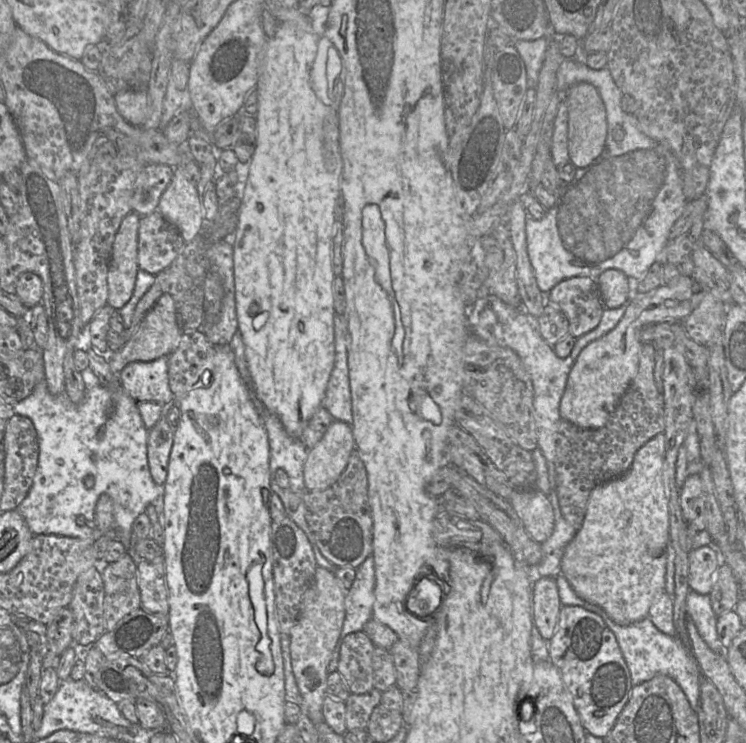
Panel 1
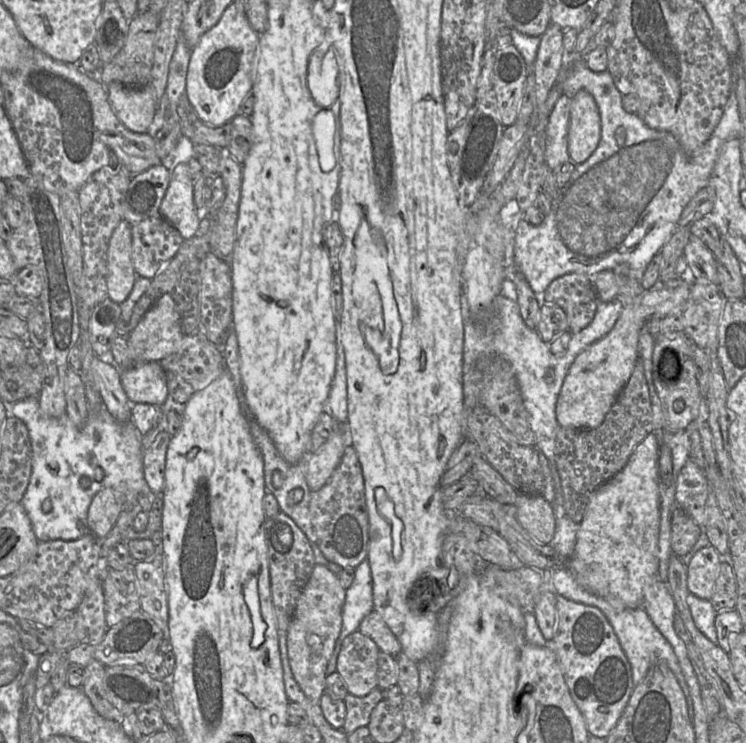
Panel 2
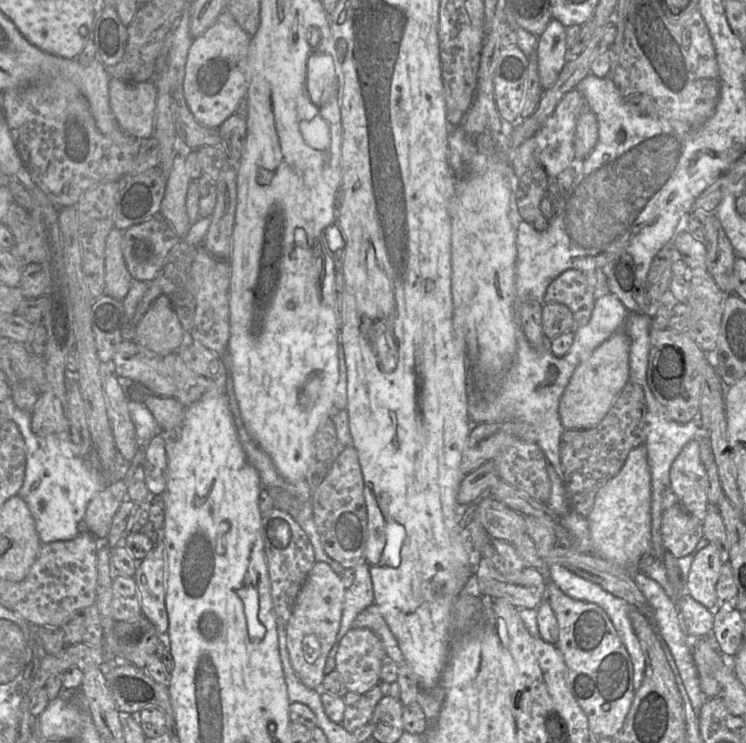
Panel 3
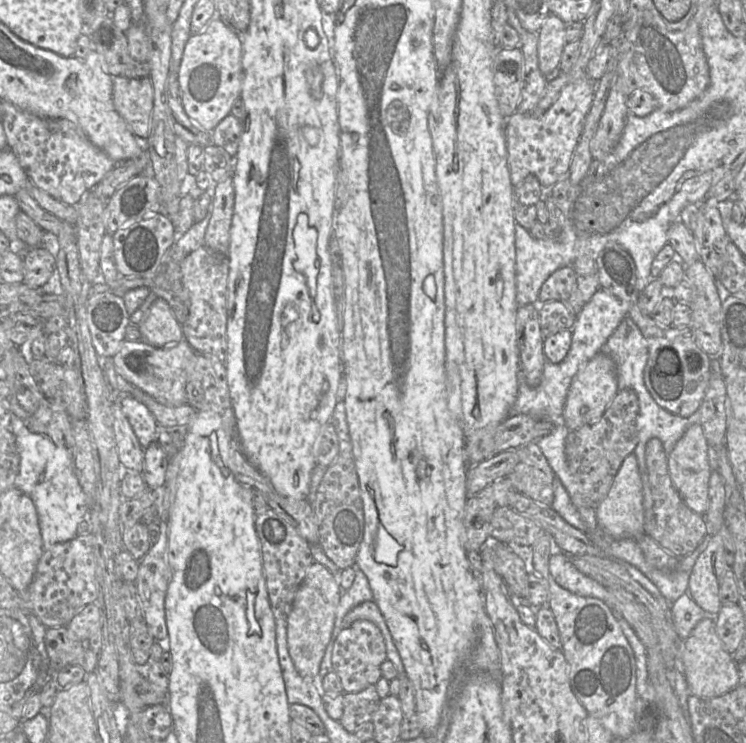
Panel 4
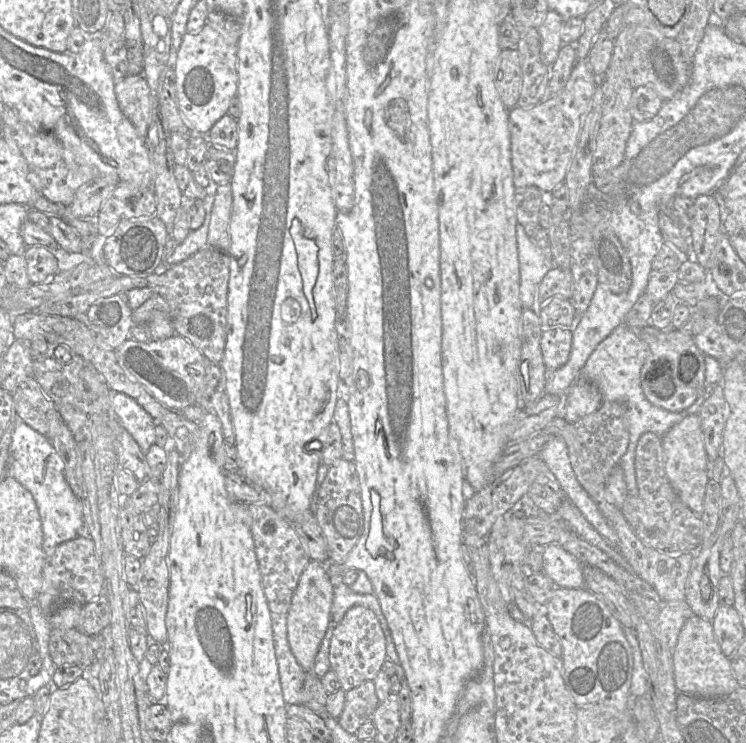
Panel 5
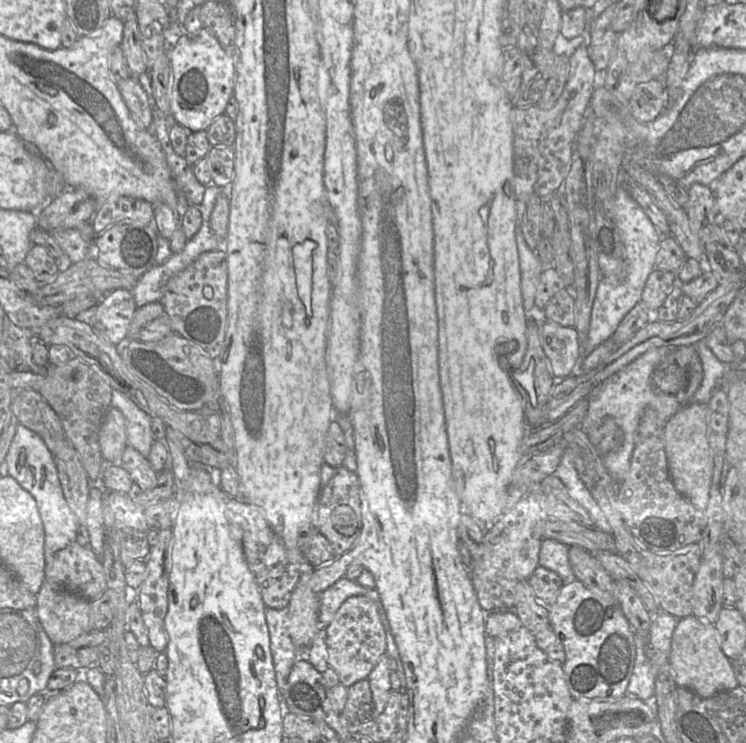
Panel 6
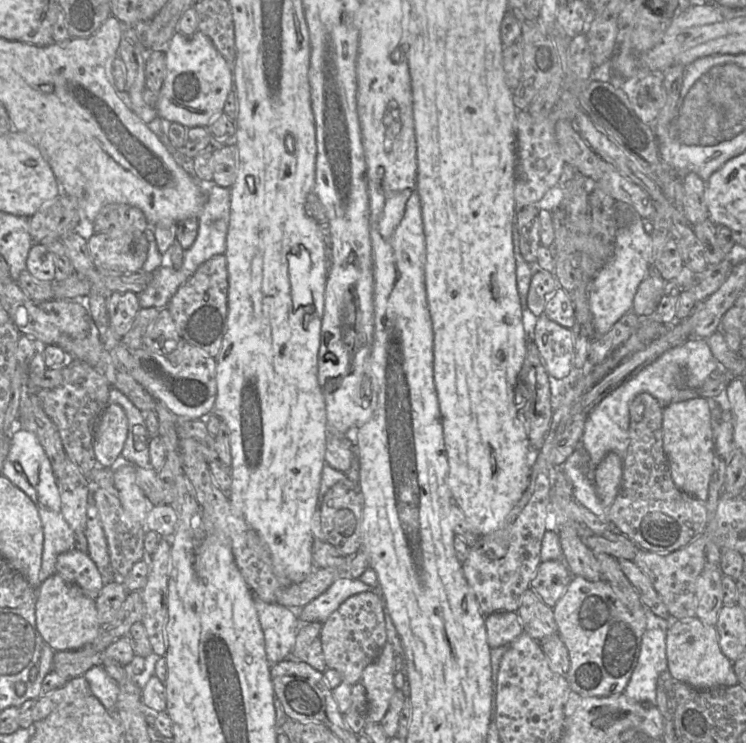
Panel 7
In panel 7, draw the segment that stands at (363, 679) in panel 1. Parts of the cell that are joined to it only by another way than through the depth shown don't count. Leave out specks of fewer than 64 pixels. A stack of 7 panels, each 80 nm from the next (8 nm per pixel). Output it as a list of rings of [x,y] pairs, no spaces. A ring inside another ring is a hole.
[[[378,589],[344,601],[323,623],[319,638],[327,668],[338,671],[342,681],[349,685],[359,682],[363,670],[378,657],[387,642],[383,599]]]

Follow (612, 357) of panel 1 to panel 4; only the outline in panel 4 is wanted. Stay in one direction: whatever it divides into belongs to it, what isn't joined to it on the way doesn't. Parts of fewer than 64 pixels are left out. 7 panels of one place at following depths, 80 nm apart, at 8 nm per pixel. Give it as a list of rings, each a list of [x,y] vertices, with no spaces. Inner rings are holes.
[[[604,352],[597,353],[574,377],[563,407],[563,419],[569,430],[596,423],[619,392],[614,360]]]

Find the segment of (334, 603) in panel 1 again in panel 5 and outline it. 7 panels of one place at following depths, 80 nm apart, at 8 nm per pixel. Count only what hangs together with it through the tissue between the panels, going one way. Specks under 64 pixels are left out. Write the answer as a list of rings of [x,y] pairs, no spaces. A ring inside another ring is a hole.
[[[310,561],[301,574],[287,612],[287,637],[297,662],[306,672],[313,672],[315,657],[331,619],[334,586],[327,565]]]

